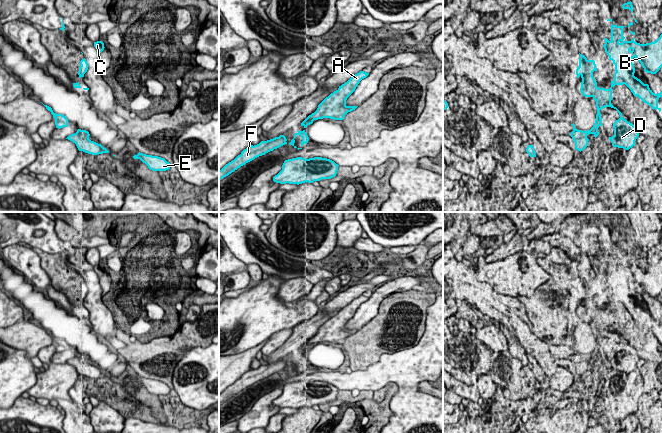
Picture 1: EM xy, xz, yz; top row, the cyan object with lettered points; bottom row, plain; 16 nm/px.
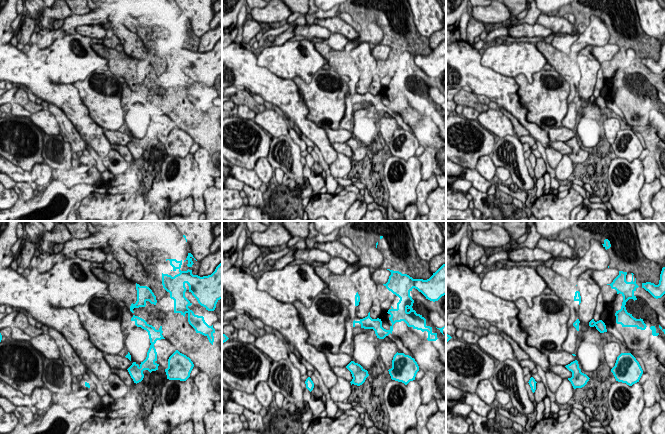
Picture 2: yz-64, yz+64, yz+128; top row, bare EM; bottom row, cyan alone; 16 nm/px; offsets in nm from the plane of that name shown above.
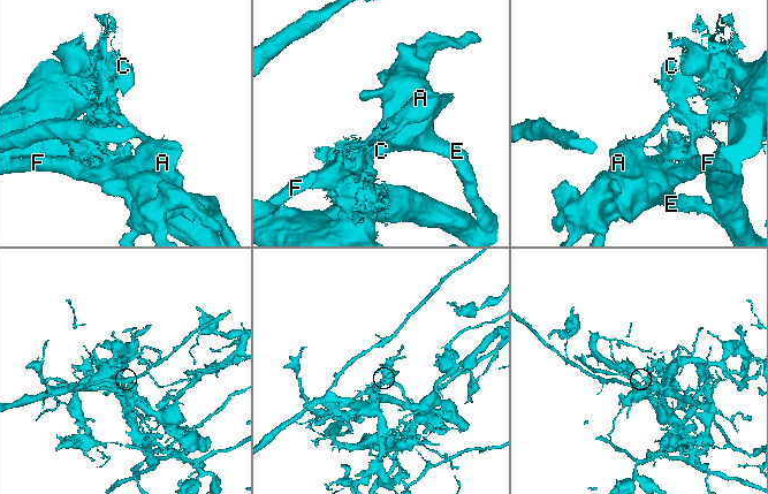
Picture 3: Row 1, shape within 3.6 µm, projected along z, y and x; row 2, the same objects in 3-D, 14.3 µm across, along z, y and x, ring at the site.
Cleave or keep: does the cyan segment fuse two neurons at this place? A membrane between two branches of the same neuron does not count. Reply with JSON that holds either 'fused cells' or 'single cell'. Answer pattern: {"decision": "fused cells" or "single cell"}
{"decision": "fused cells"}

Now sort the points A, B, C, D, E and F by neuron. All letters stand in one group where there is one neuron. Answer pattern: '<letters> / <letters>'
A E F / B C D

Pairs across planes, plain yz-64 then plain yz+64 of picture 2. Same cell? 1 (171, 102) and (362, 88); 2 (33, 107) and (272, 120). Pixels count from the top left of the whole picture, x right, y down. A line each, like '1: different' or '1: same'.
1: different
2: different

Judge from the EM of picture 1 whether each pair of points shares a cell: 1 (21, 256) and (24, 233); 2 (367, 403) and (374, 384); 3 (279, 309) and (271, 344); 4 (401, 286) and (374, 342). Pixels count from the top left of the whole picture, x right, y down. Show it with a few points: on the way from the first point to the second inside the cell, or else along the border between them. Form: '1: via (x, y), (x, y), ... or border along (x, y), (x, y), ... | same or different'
1: border along (17, 243), (10, 245) | different
2: border along (360, 390), (371, 390), (373, 392) | different
3: border along (280, 330), (267, 340) | different
4: border along (411, 289), (389, 294), (379, 306) | different

